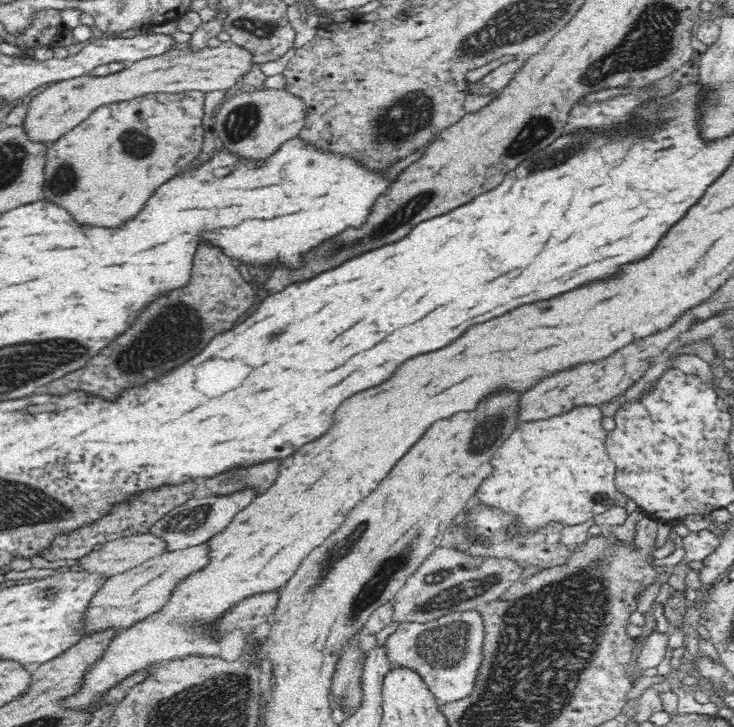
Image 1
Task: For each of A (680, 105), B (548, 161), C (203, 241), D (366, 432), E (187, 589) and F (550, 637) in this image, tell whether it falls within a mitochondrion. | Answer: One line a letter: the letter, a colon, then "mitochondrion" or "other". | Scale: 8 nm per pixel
A: mitochondrion
B: mitochondrion
C: other
D: other
E: other
F: mitochondrion

